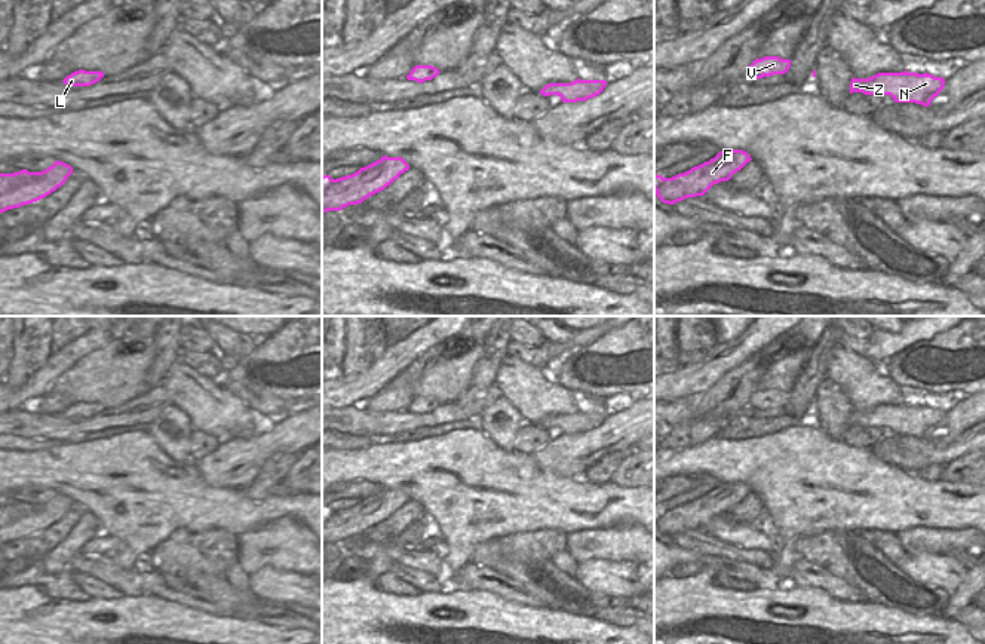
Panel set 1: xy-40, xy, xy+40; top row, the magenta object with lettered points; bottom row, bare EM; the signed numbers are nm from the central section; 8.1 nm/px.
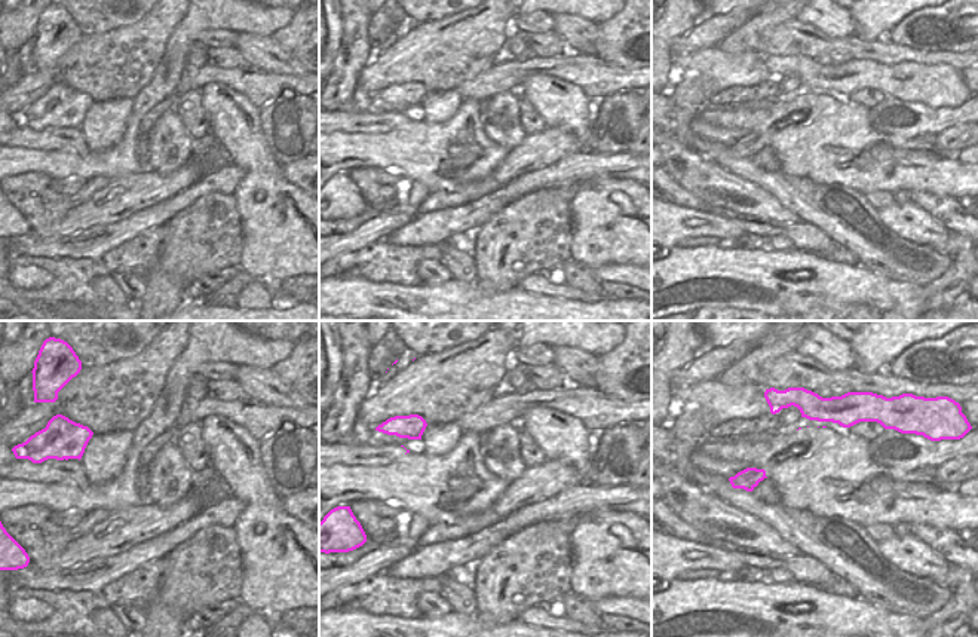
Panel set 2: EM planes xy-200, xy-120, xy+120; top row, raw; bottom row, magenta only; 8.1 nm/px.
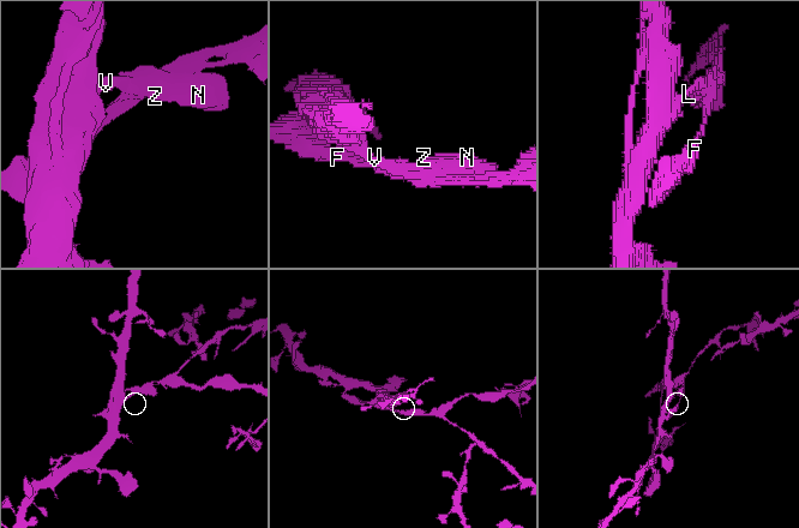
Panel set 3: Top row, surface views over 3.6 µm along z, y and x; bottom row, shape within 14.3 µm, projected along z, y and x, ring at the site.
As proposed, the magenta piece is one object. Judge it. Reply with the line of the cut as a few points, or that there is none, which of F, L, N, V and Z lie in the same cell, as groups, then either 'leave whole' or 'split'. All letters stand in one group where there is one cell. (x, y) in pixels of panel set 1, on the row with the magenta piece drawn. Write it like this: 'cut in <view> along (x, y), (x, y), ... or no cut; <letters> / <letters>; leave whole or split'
cut in xy along (416, 66), (419, 70), (429, 71), (433, 76); F N V Z / L; split

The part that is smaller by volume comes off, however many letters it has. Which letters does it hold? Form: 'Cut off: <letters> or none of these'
Cut off: F, N, V, Z

